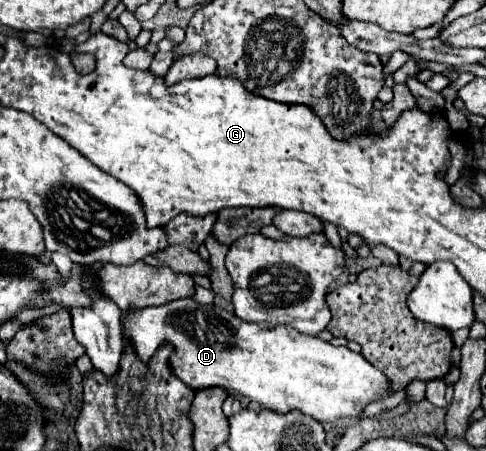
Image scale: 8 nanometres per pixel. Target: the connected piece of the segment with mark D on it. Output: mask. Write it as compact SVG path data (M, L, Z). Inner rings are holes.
M192 298L128 312L124 316L124 334L134 342L136 354L142 360L150 358L164 340L172 342L176 348L170 358L172 370L186 386L194 390L220 386L230 392L248 396L252 402L258 402L262 408L272 410L276 414L300 410L302 414L308 414L318 422L338 422L346 418L358 420L370 402L380 402L392 394L390 380L386 378L386 374L372 366L362 354L356 354L346 346L332 346L316 336L296 332L290 326L244 322L236 314L226 312L224 308L218 308L214 304L196 304Z

